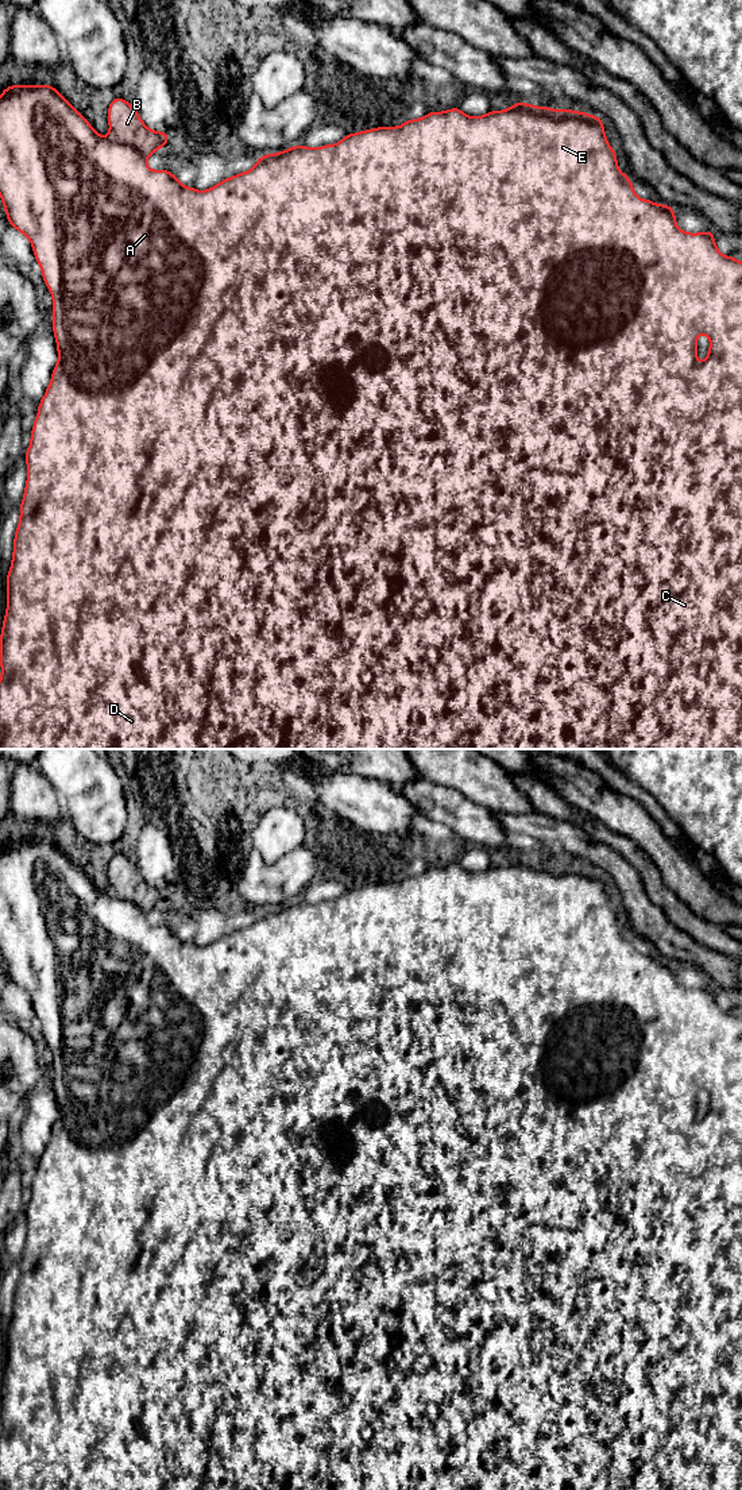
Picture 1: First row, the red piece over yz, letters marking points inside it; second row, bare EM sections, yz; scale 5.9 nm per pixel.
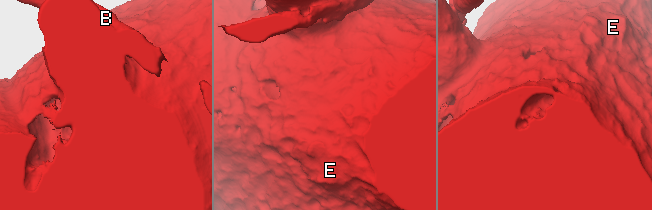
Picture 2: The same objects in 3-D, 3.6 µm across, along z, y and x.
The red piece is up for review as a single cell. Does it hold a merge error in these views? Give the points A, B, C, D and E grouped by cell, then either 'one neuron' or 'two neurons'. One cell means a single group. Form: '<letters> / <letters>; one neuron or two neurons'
A C D E / B; two neurons

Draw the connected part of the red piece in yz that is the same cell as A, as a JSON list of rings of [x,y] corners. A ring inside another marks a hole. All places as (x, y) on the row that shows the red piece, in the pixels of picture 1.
[[[32,84],[32,85],[11,85],[11,86],[8,86],[8,88],[7,88],[7,89],[4,89],[4,90],[3,90],[3,92],[1,92],[1,94],[0,94],[0,198],[1,198],[1,201],[3,201],[3,206],[4,206],[4,209],[5,209],[5,213],[7,213],[7,219],[8,219],[8,223],[9,223],[9,224],[11,224],[11,225],[12,225],[12,227],[13,227],[13,228],[16,228],[16,229],[18,229],[18,231],[19,231],[19,232],[20,232],[20,233],[23,233],[23,235],[26,235],[26,236],[27,236],[27,238],[28,238],[28,240],[30,240],[30,243],[31,243],[31,244],[32,244],[32,251],[34,251],[34,255],[35,255],[35,259],[36,259],[36,262],[38,262],[38,263],[39,263],[39,266],[40,266],[40,270],[42,270],[42,278],[43,278],[43,281],[45,281],[45,282],[46,282],[46,285],[47,285],[47,290],[49,290],[49,292],[50,292],[50,293],[51,293],[51,296],[53,296],[53,331],[54,331],[54,336],[55,336],[55,341],[57,341],[57,348],[58,348],[58,362],[57,362],[57,364],[55,364],[55,367],[54,367],[54,370],[53,370],[53,374],[51,374],[51,381],[50,381],[50,383],[49,383],[49,387],[47,387],[47,390],[46,390],[46,393],[45,393],[45,395],[43,395],[43,398],[42,398],[42,399],[40,399],[40,404],[39,404],[39,406],[38,406],[38,414],[36,414],[36,418],[35,418],[35,422],[34,422],[34,426],[32,426],[32,431],[31,431],[31,441],[30,441],[30,447],[28,447],[28,449],[27,449],[27,451],[26,451],[26,455],[24,455],[24,458],[26,458],[26,462],[27,462],[27,483],[26,483],[26,487],[24,487],[24,495],[23,495],[23,501],[22,501],[22,503],[20,503],[20,507],[19,507],[19,512],[20,512],[20,520],[19,520],[19,525],[18,525],[18,528],[16,528],[16,533],[15,533],[15,539],[13,539],[13,553],[12,553],[12,561],[11,561],[11,568],[9,568],[9,571],[8,571],[8,575],[7,575],[7,611],[5,611],[5,617],[4,617],[4,622],[3,622],[3,628],[1,628],[1,636],[0,636],[0,652],[1,652],[1,656],[0,656],[0,665],[1,665],[1,676],[0,676],[0,749],[742,749],[742,262],[741,262],[741,260],[738,260],[738,259],[735,259],[735,258],[733,258],[733,256],[726,256],[726,255],[722,255],[722,254],[720,254],[720,251],[719,251],[719,250],[718,250],[718,248],[716,248],[716,244],[715,244],[715,239],[714,239],[714,232],[712,232],[712,231],[708,231],[708,232],[699,232],[699,233],[689,233],[689,232],[684,232],[684,231],[681,231],[681,229],[680,229],[680,228],[679,228],[679,227],[677,227],[677,224],[676,224],[676,216],[675,216],[675,209],[673,209],[673,208],[670,208],[670,206],[668,206],[668,205],[664,205],[664,204],[654,204],[654,202],[653,202],[653,201],[652,201],[652,200],[642,200],[642,198],[639,198],[639,197],[638,197],[638,196],[637,196],[637,194],[635,194],[635,192],[634,192],[634,189],[633,189],[633,185],[631,185],[631,180],[630,180],[630,178],[629,178],[629,177],[627,177],[627,175],[625,175],[625,174],[623,174],[623,173],[622,173],[622,171],[621,171],[621,170],[619,170],[619,169],[618,169],[618,162],[617,162],[617,153],[615,153],[615,151],[614,151],[614,150],[612,150],[612,148],[611,148],[611,147],[610,147],[610,144],[608,144],[608,140],[607,140],[607,138],[606,138],[606,134],[604,134],[604,128],[603,128],[603,120],[602,120],[602,119],[600,119],[600,117],[596,117],[596,116],[592,116],[592,115],[590,115],[590,113],[587,113],[587,112],[576,112],[576,111],[572,111],[572,109],[552,109],[552,108],[548,108],[548,107],[537,107],[537,105],[530,105],[530,104],[526,104],[526,103],[514,103],[514,104],[513,104],[513,105],[511,105],[511,107],[510,107],[510,108],[509,108],[509,109],[505,109],[505,111],[491,111],[491,112],[488,112],[488,113],[486,113],[486,115],[483,115],[483,116],[478,116],[478,117],[472,117],[472,116],[468,116],[468,115],[465,115],[465,113],[464,113],[464,112],[461,112],[461,111],[460,111],[460,109],[459,109],[459,108],[457,108],[457,107],[456,107],[456,108],[451,108],[451,109],[448,109],[448,111],[444,111],[444,112],[429,112],[429,113],[428,113],[428,115],[425,115],[425,116],[424,116],[424,117],[420,117],[420,119],[414,119],[414,120],[405,120],[405,123],[403,123],[403,124],[402,124],[402,126],[399,126],[399,127],[379,127],[379,128],[372,128],[372,130],[366,130],[366,131],[362,131],[362,132],[355,132],[355,134],[349,134],[349,135],[345,135],[345,136],[344,136],[344,138],[343,138],[343,139],[341,139],[341,140],[340,140],[340,142],[339,142],[339,143],[336,143],[336,144],[325,144],[325,146],[321,146],[321,147],[318,147],[318,148],[309,148],[309,147],[306,147],[306,146],[302,146],[302,144],[298,144],[298,146],[294,146],[294,147],[290,147],[290,148],[287,148],[287,150],[285,150],[285,151],[281,151],[281,153],[277,153],[277,154],[267,154],[267,155],[263,155],[263,157],[259,157],[259,159],[258,159],[258,162],[256,162],[256,163],[255,163],[255,166],[254,166],[254,167],[252,167],[252,169],[251,169],[251,170],[248,170],[248,171],[243,171],[243,173],[240,173],[240,174],[236,174],[236,175],[232,175],[232,177],[229,177],[229,178],[227,178],[227,180],[223,180],[223,181],[221,181],[221,182],[219,182],[219,184],[217,184],[217,185],[215,185],[215,186],[213,186],[213,188],[210,188],[210,189],[208,189],[208,190],[204,190],[204,192],[201,192],[201,190],[197,190],[197,189],[193,189],[193,188],[189,188],[189,186],[185,186],[185,185],[182,185],[182,184],[181,184],[181,182],[179,182],[179,181],[178,181],[178,180],[177,180],[177,175],[175,175],[175,174],[171,174],[171,173],[169,173],[169,171],[167,171],[167,170],[166,170],[166,169],[162,169],[162,170],[151,170],[151,169],[150,169],[150,167],[148,167],[148,166],[147,166],[147,159],[146,159],[146,158],[144,158],[144,157],[143,157],[143,155],[142,155],[142,154],[140,154],[140,153],[139,153],[139,151],[138,151],[138,150],[136,150],[136,148],[134,148],[134,147],[130,147],[130,146],[127,146],[127,144],[123,144],[123,143],[119,143],[119,142],[116,142],[116,140],[112,140],[112,139],[111,139],[111,138],[109,138],[109,136],[100,136],[100,135],[98,135],[98,134],[97,134],[97,132],[96,132],[96,131],[94,131],[94,128],[93,128],[93,127],[92,127],[92,126],[90,126],[90,124],[89,124],[89,121],[88,121],[88,120],[86,120],[86,119],[85,119],[85,117],[84,117],[84,116],[82,116],[82,115],[81,115],[81,113],[80,113],[80,112],[78,112],[78,111],[77,111],[77,109],[76,109],[76,108],[74,108],[74,107],[73,107],[73,105],[72,105],[72,104],[70,104],[70,103],[69,103],[69,101],[67,101],[67,100],[66,100],[66,99],[65,99],[65,97],[63,97],[63,96],[62,96],[62,94],[61,94],[61,93],[59,93],[59,92],[58,92],[58,90],[57,90],[57,89],[55,89],[55,88],[54,88],[54,86],[51,86],[51,85],[35,85],[35,84]],[[702,333],[704,333],[704,335],[707,335],[707,336],[708,336],[708,337],[710,337],[710,341],[711,341],[711,343],[710,343],[710,350],[708,350],[708,355],[707,355],[707,358],[706,358],[706,360],[704,360],[704,362],[703,362],[703,363],[700,363],[700,362],[699,362],[699,360],[697,360],[697,359],[696,359],[696,356],[697,356],[697,346],[696,346],[696,340],[697,340],[697,337],[699,337],[699,336],[700,336],[700,335],[702,335]]]

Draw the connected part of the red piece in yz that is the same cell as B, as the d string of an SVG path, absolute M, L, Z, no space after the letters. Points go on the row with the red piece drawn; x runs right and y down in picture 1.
M116 97L108 107L108 123L112 140L136 148L146 159L166 146L169 132L150 130L132 107L121 97Z

